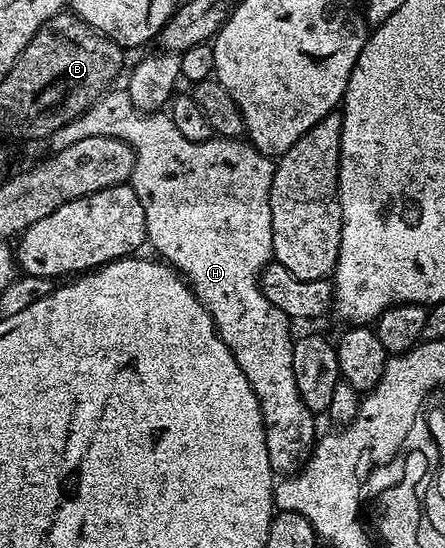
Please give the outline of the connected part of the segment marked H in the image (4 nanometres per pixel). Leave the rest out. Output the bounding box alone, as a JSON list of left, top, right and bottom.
[49,90,317,473]

